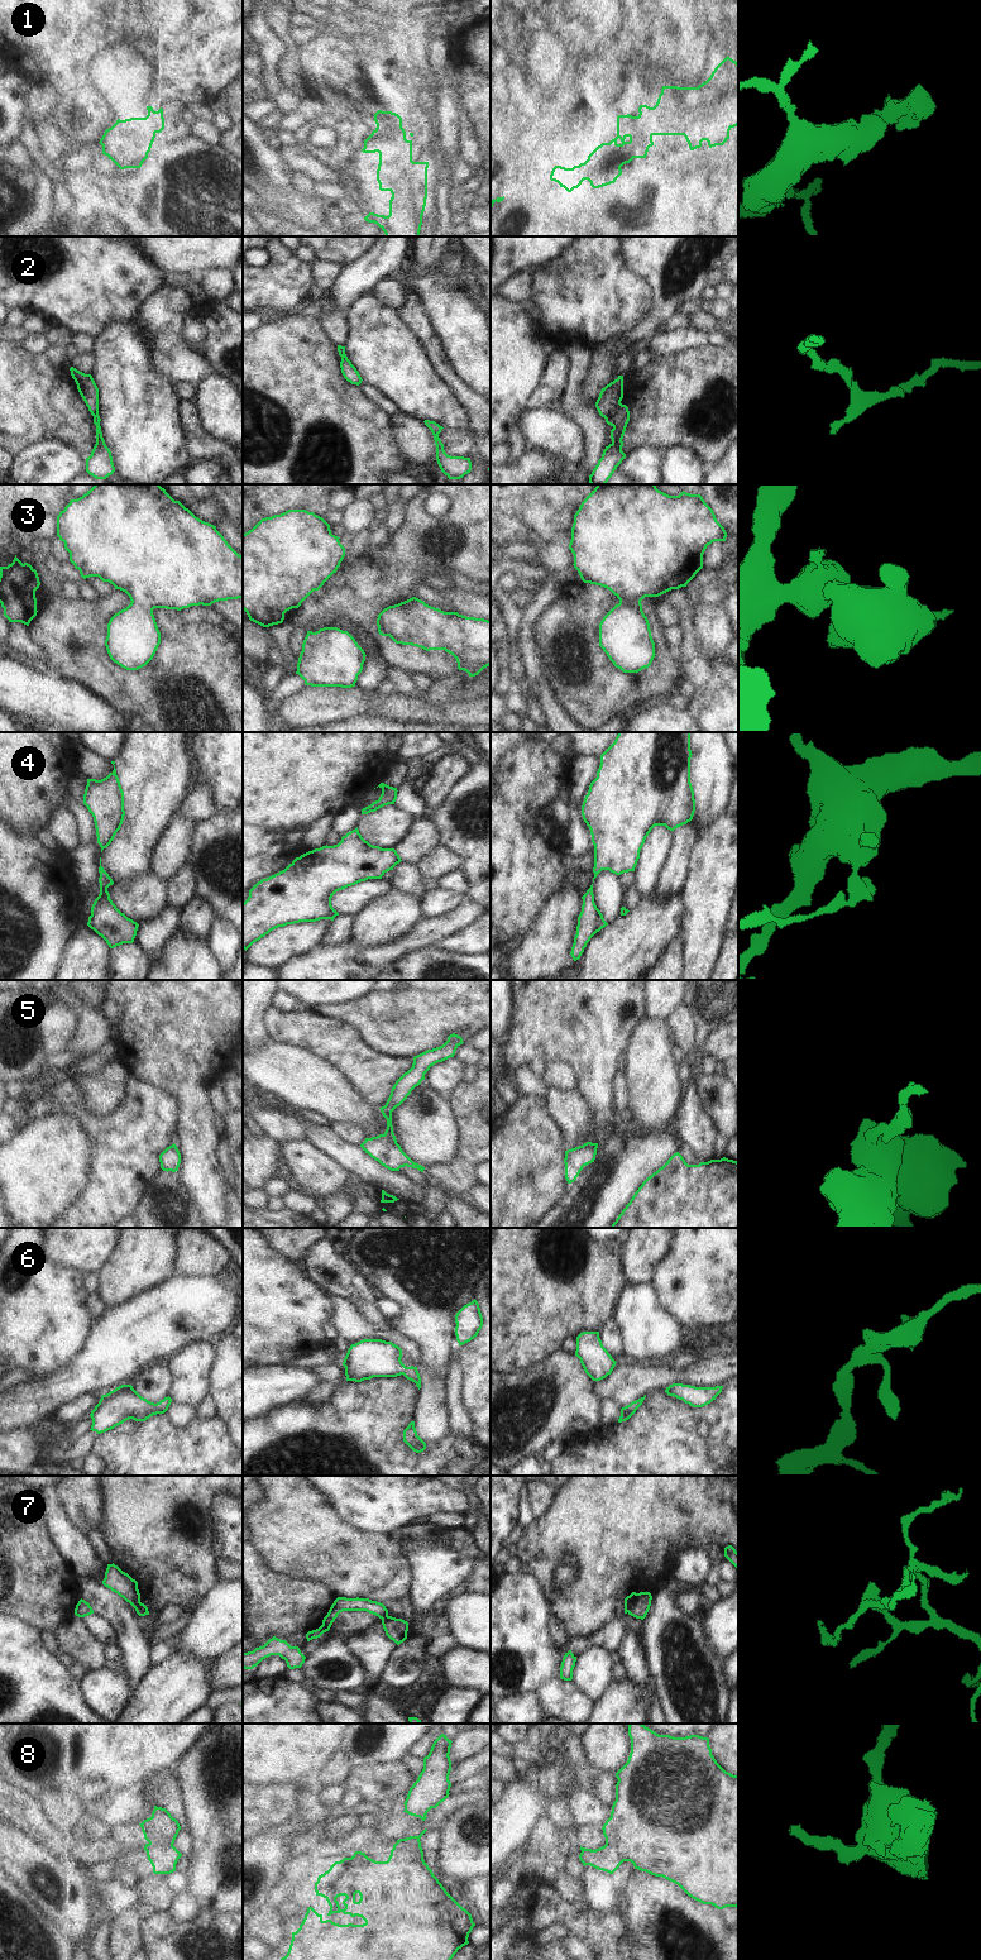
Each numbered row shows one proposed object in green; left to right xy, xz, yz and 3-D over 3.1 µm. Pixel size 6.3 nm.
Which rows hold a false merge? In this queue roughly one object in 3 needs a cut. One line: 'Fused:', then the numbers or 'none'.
Fused: 2, 7, 8

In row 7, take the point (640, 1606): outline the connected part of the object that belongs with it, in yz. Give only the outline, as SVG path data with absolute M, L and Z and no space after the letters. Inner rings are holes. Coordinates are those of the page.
M641 1592L628 1607L628 1615L643 1620L650 1610L651 1600L650 1592Z

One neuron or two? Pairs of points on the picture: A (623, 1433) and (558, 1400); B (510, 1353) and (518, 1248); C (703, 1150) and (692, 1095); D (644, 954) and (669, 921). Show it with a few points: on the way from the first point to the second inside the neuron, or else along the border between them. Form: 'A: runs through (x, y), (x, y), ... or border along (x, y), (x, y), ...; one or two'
A: border along (604, 1423), (596, 1428); two
B: runs through (510, 1327), (510, 1299), (518, 1290), (518, 1275); one
C: runs through (699, 1136), (693, 1124), (692, 1109); one
D: runs through (644, 946), (661, 928); one

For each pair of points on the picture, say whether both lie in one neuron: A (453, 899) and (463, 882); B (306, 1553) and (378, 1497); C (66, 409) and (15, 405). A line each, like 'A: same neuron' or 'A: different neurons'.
A: different neurons
B: different neurons
C: same neuron

